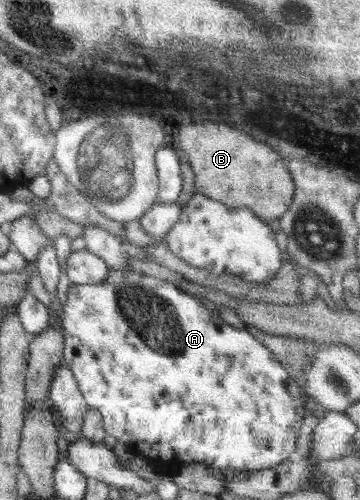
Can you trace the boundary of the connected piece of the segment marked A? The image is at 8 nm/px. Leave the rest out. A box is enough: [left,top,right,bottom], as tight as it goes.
[59,269,309,475]

